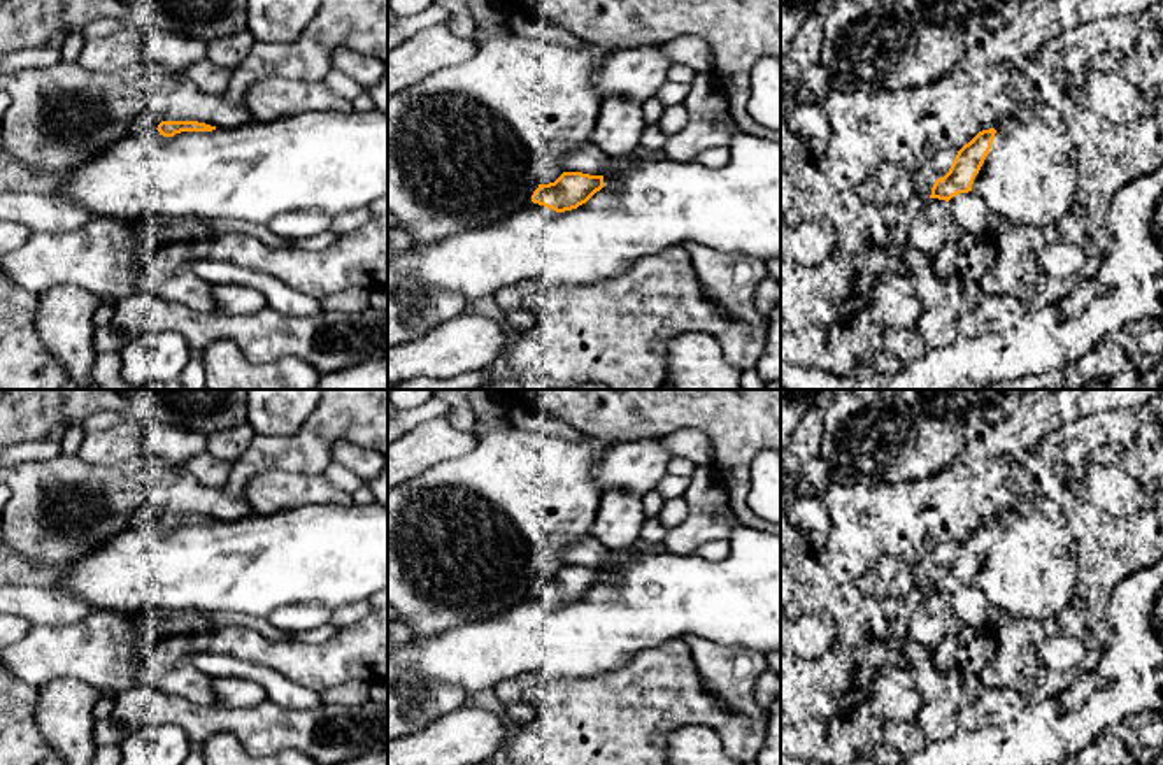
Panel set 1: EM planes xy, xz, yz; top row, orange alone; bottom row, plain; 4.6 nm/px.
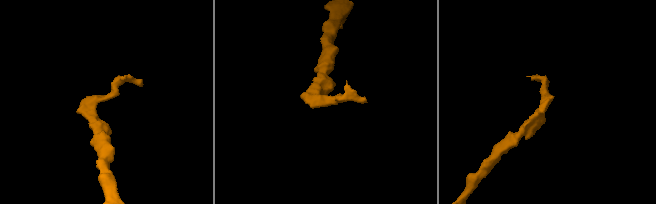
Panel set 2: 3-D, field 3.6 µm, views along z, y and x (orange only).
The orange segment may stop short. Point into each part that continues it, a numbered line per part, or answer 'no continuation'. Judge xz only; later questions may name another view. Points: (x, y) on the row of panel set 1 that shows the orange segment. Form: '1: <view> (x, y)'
no continuation

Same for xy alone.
1: xy (146, 121)

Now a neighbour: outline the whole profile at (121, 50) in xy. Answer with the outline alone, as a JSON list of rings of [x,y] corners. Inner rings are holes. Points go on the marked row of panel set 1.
[[[125,25],[109,37],[86,40],[77,61],[91,72],[116,72],[142,63],[142,32]]]

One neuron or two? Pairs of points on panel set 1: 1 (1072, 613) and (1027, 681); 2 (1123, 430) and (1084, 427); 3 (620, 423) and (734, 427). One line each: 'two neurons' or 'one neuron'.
1: one neuron
2: one neuron
3: one neuron

